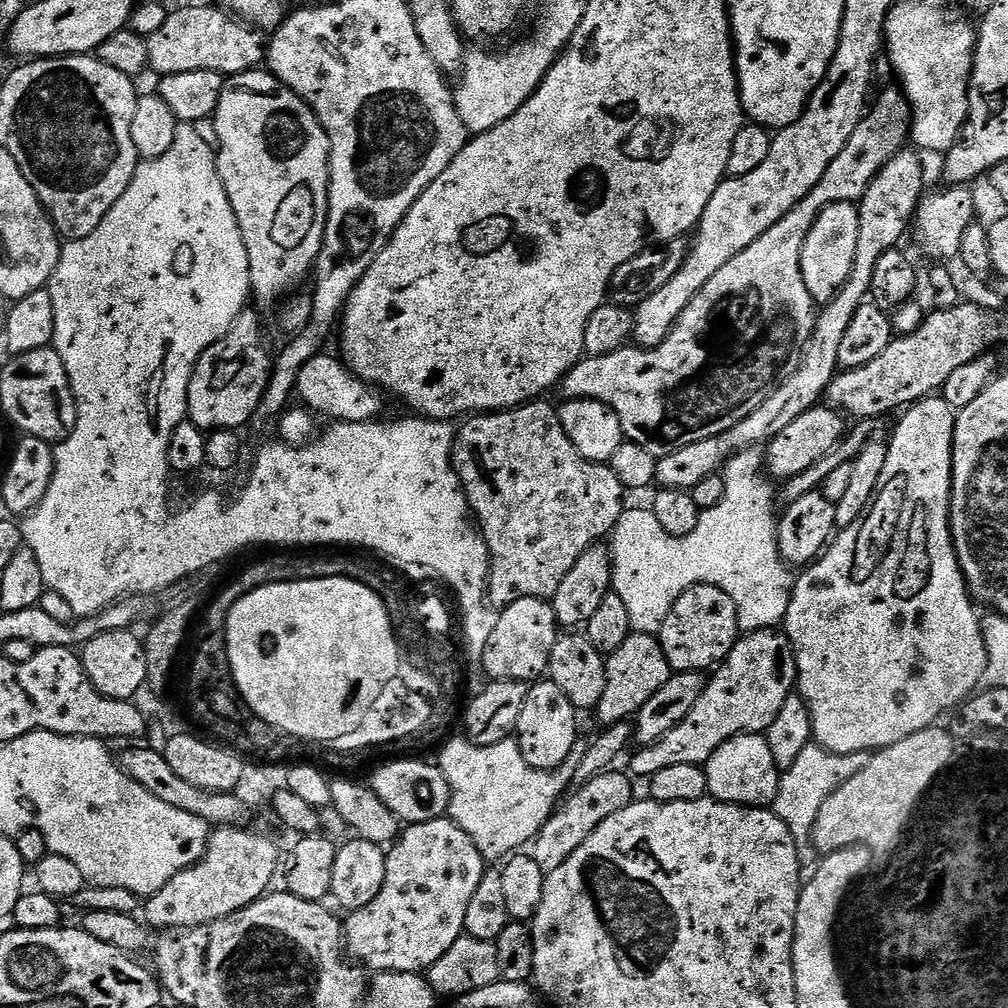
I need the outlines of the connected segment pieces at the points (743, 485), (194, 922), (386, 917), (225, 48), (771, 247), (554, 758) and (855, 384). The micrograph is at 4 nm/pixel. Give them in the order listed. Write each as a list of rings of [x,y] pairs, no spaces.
[[[753,446],[737,452],[725,463],[722,475],[725,493],[721,501],[701,511],[698,526],[690,534],[671,536],[656,524],[647,507],[625,507],[618,518],[610,533],[611,591],[622,598],[633,633],[656,636],[674,602],[695,584],[709,584],[722,590],[722,594],[730,594],[741,633],[783,625],[792,597],[794,572],[781,559],[777,546],[778,516],[772,513],[772,503],[777,503],[778,492],[762,471],[761,449]]]
[[[244,826],[217,827],[208,837],[208,845],[204,847],[204,855],[189,868],[184,868],[178,874],[174,874],[174,878],[170,878],[170,882],[166,882],[166,886],[162,886],[162,890],[147,897],[142,908],[142,913],[144,912],[145,916],[143,919],[153,929],[156,927],[160,928],[156,930],[187,930],[197,928],[199,924],[209,924],[215,920],[221,920],[246,906],[250,906],[273,887],[272,879],[275,876],[277,879],[278,876],[278,852],[276,856],[275,842],[260,832],[251,832],[248,828],[240,827]]]
[[[451,818],[407,825],[399,833],[395,843],[387,849],[384,857],[384,881],[374,902],[370,902],[370,906],[349,911],[348,921],[343,921],[342,940],[346,945],[347,955],[373,973],[427,973],[464,932],[466,910],[470,906],[470,898],[474,898],[478,882],[482,882],[484,877],[484,864],[486,858],[480,853],[478,846],[474,846],[466,830],[462,830]]]
[[[196,4],[193,8],[180,8],[177,10],[169,11],[168,17],[166,18],[165,24],[155,32],[155,34],[150,34],[147,36],[148,41],[148,67],[154,73],[157,72],[157,77],[163,78],[169,76],[170,74],[190,74],[190,70],[214,70],[219,76],[225,78],[229,76],[237,76],[243,72],[250,72],[259,69],[261,65],[265,63],[266,60],[266,36],[261,29],[253,28],[244,23],[242,20],[236,19],[235,16],[229,16],[223,8],[219,6],[213,6],[213,8],[207,8],[204,4]]]
[[[896,86],[888,88],[877,98],[876,105],[874,104],[875,100],[870,111],[854,130],[854,134],[850,134],[846,146],[842,146],[842,154],[838,154],[838,158],[834,158],[834,162],[830,162],[826,174],[822,174],[818,186],[814,186],[814,190],[810,190],[810,194],[806,194],[806,198],[802,198],[800,204],[794,205],[777,224],[770,226],[770,230],[766,230],[766,234],[762,234],[762,238],[758,238],[753,244],[746,246],[746,250],[742,250],[742,254],[732,256],[730,262],[726,262],[726,266],[722,266],[722,270],[718,270],[718,274],[714,274],[714,278],[710,278],[710,282],[706,282],[706,286],[702,286],[702,290],[698,294],[694,294],[690,306],[686,306],[686,310],[682,310],[682,314],[676,320],[676,325],[672,327],[670,334],[657,348],[625,346],[617,350],[617,352],[611,352],[605,356],[588,356],[581,359],[580,363],[572,367],[563,380],[559,382],[558,391],[560,390],[561,397],[569,400],[597,400],[606,406],[610,406],[614,410],[614,414],[618,414],[618,422],[624,431],[625,440],[633,440],[638,446],[650,450],[650,454],[654,454],[657,458],[670,454],[682,446],[690,446],[694,442],[702,442],[706,438],[722,434],[726,430],[733,428],[738,422],[742,422],[742,418],[746,418],[751,412],[758,410],[758,406],[762,406],[764,399],[775,390],[778,378],[796,369],[802,351],[802,337],[809,336],[812,333],[813,326],[816,325],[818,308],[813,301],[810,290],[806,290],[806,282],[802,278],[802,270],[800,269],[802,246],[806,242],[806,234],[810,232],[810,226],[814,226],[818,214],[826,206],[846,200],[859,201],[860,197],[868,189],[873,177],[880,172],[884,163],[909,143],[912,131],[912,111],[903,91]]]
[[[541,679],[529,687],[522,714],[516,723],[514,739],[522,750],[522,758],[526,758],[530,767],[545,770],[556,768],[571,757],[568,755],[576,744],[576,716],[578,709],[572,705],[572,699],[562,694],[551,679]]]
[[[959,302],[927,313],[916,330],[892,339],[874,362],[837,371],[826,391],[827,403],[841,413],[856,416],[857,421],[875,421],[876,416],[884,416],[895,408],[903,410],[933,395],[954,370],[993,347],[990,345],[1000,334],[997,316],[995,311],[971,302]]]

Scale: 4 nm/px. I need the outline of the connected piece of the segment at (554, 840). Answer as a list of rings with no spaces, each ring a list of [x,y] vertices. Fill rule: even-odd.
[[[605,770],[597,776],[591,776],[588,780],[579,785],[577,792],[569,791],[567,795],[557,804],[552,817],[540,827],[540,833],[530,845],[530,854],[538,866],[542,866],[545,874],[558,870],[582,842],[590,836],[604,822],[618,810],[622,810],[627,804],[633,803],[632,796],[633,781],[627,775],[616,772],[617,770]],[[572,792],[572,793],[571,793]]]

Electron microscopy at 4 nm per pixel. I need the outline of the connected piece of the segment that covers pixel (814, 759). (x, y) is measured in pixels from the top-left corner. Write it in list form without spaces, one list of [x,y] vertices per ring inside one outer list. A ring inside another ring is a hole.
[[[810,742],[798,754],[798,758],[794,758],[791,766],[783,769],[776,798],[772,801],[770,808],[778,818],[782,818],[782,822],[786,822],[797,845],[804,846],[809,843],[812,827],[822,802],[826,802],[826,798],[839,784],[844,784],[858,770],[862,770],[865,763],[866,756],[863,752],[834,754],[827,752],[819,744]]]

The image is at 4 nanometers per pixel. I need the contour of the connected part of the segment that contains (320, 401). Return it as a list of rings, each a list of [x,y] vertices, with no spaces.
[[[321,354],[310,358],[306,366],[302,366],[300,377],[296,380],[296,392],[299,403],[317,417],[329,416],[329,421],[349,424],[350,422],[372,422],[384,408],[385,393],[375,384],[368,384],[354,375],[343,359],[335,355]]]

